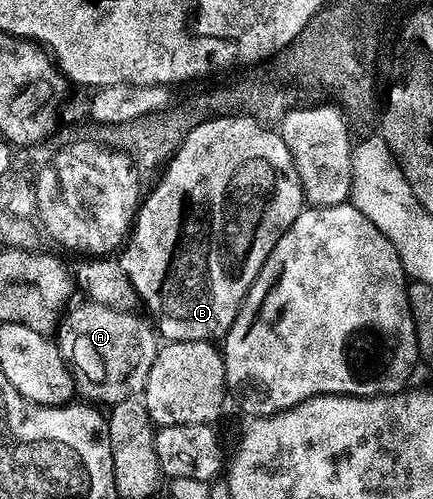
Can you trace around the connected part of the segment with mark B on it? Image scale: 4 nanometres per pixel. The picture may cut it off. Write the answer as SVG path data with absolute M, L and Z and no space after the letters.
M235 115L234 117L222 117L214 121L206 121L198 125L182 141L182 145L176 154L168 160L163 168L160 180L152 187L152 192L143 196L140 210L136 212L136 222L133 223L130 238L119 256L118 262L126 273L130 285L136 290L139 302L148 306L148 311L157 319L154 327L165 340L181 343L182 341L209 341L223 340L228 330L234 325L234 321L240 312L240 306L244 304L244 298L254 285L266 257L278 245L282 233L294 225L294 221L306 210L303 183L298 175L298 169L294 165L294 157L290 149L286 149L286 141L280 136L279 130L262 124L256 119L250 119L247 115Z

